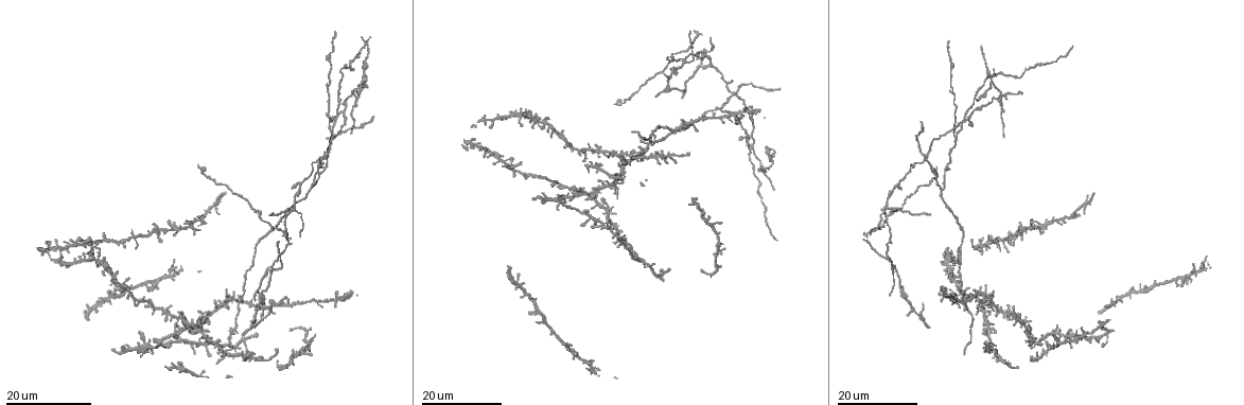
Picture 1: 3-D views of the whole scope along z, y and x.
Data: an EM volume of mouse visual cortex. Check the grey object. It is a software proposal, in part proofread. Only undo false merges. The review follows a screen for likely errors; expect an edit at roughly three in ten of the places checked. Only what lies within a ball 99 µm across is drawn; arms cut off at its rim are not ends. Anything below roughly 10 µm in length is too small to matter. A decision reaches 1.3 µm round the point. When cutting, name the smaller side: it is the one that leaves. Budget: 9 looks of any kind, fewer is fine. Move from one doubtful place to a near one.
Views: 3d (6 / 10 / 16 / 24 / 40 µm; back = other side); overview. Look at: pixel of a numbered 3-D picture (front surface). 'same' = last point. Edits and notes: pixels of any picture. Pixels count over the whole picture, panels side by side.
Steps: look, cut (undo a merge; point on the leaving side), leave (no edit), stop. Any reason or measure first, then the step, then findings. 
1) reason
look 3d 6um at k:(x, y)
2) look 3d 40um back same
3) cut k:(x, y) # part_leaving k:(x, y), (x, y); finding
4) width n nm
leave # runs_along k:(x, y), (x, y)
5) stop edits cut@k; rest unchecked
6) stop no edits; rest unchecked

two arms in line, one across
look 3d 24um at 1:(955, 136)

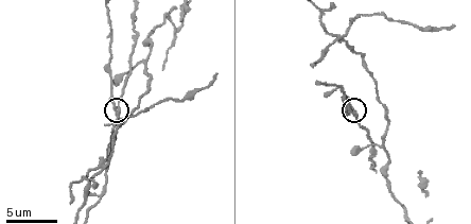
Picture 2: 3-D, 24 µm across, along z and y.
look 3d 10um at 2:(119, 113)

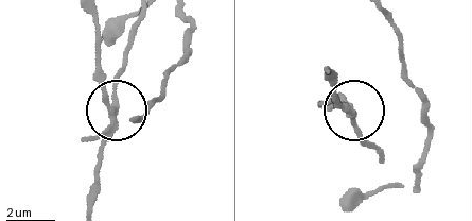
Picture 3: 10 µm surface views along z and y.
width 240 nm
cut 3:(102, 91) # part_leaving 3:(109, 122), (95, 9); a second cell is stuck on

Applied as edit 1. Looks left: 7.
three-way junction
look 3d 10um at 2:(98, 197)

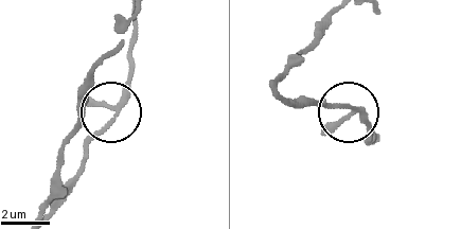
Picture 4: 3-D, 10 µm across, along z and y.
leave # runs_along 4:(277, 93), (344, 106), (368, 128); one cell here

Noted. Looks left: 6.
arms part here
look 3d 24um at 1:(312, 188)

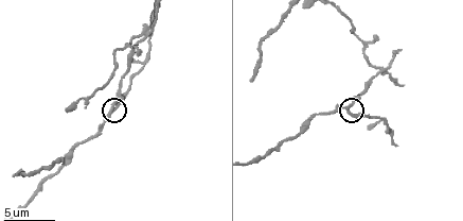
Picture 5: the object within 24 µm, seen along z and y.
look 3d 10um at 5:(347, 107)

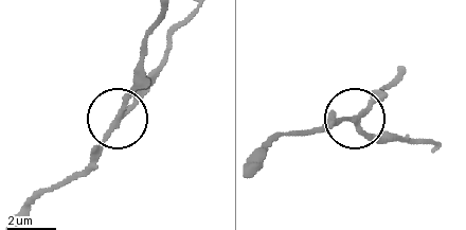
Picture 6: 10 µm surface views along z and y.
from behind
look 3d 10um back at 6:(356, 122)

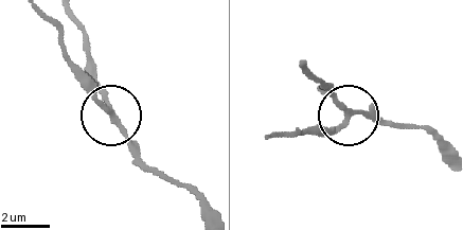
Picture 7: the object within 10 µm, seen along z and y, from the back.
width 200 nm
leave # runs_along 7:(210, 209), (192, 191), (155, 173), (78, 77); continuous, no second cell

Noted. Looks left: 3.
stop edits cut@3; rest unchecked

